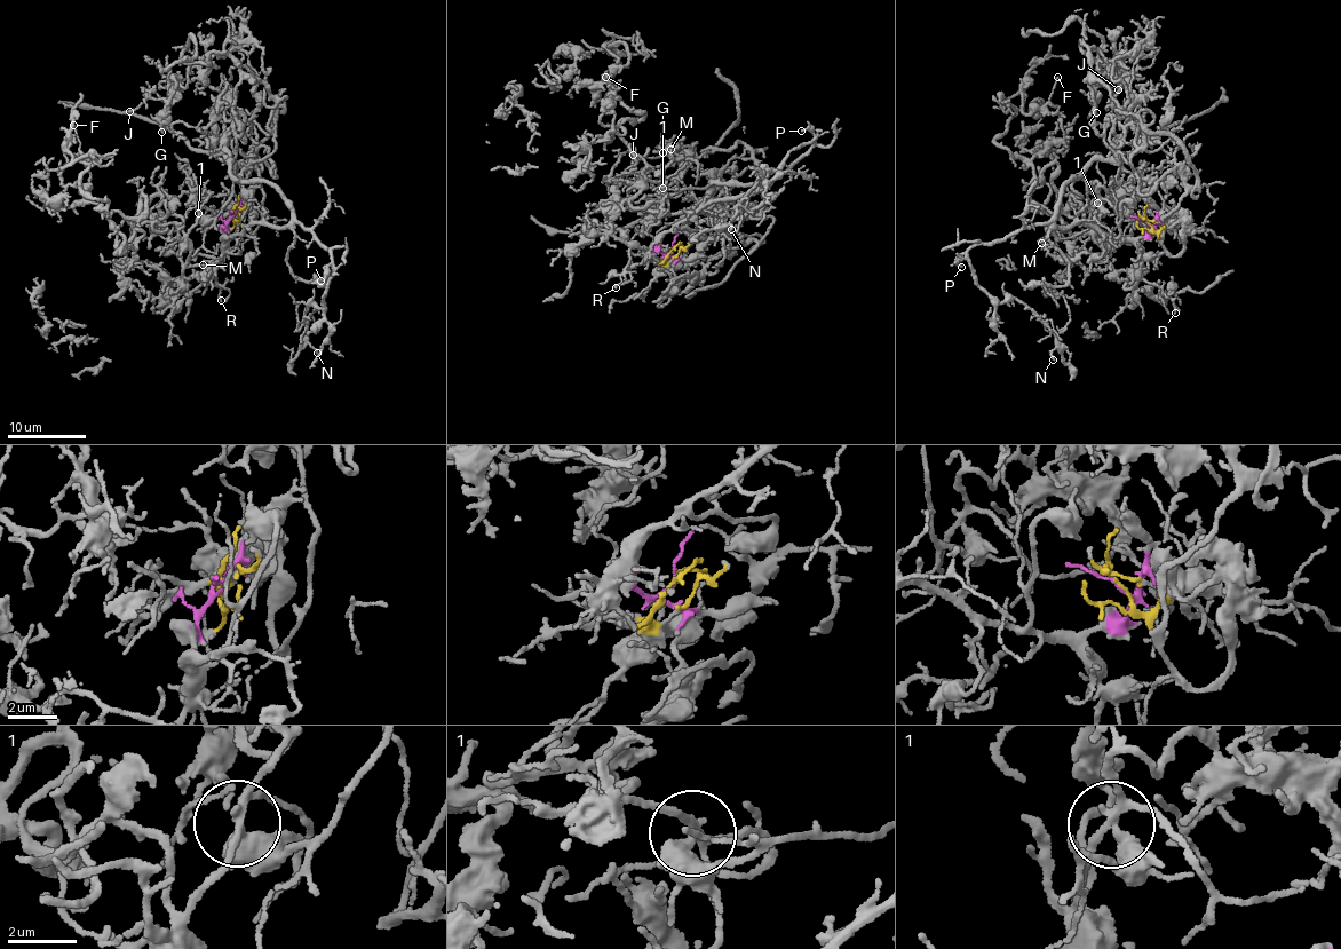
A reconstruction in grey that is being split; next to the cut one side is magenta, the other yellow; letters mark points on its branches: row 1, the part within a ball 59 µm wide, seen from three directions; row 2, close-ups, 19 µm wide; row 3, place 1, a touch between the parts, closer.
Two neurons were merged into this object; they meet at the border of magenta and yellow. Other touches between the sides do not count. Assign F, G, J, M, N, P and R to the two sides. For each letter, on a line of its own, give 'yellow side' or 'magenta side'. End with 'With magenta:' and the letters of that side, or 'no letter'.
F: yellow side
G: yellow side
J: yellow side
M: yellow side
N: magenta side
P: magenta side
R: magenta side
With magenta: N, P, R

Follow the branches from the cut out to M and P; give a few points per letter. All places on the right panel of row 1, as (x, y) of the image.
M: (1148, 222), (1164, 224), (1101, 199), (1090, 235), (1109, 255), (1053, 256), (1042, 242)
P: (1148, 222), (1153, 229), (1148, 234), (1119, 239), (1082, 221), (1022, 227), (967, 251), (961, 267)

